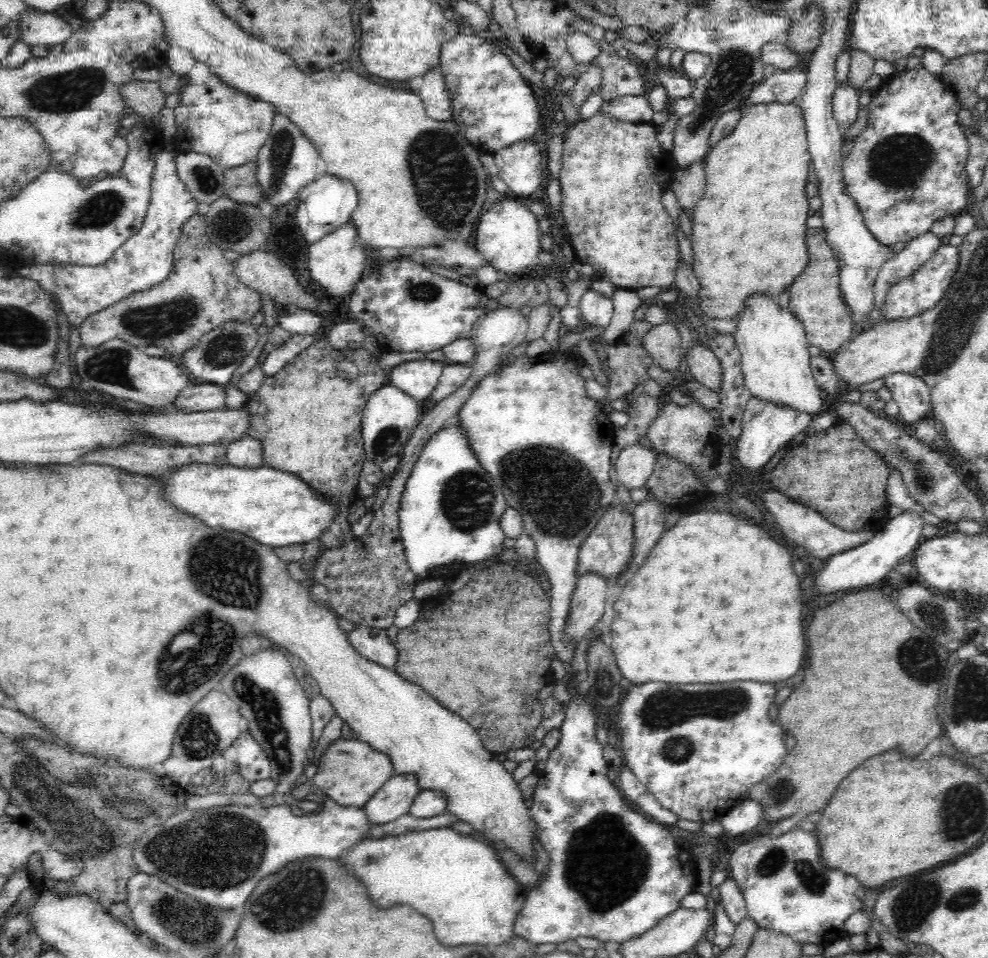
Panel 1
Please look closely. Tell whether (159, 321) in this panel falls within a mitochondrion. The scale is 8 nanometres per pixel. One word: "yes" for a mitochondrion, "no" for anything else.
yes

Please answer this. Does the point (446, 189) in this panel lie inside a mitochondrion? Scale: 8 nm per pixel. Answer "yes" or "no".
yes

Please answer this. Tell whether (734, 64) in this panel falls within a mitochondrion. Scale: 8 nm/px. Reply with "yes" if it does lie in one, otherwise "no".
yes

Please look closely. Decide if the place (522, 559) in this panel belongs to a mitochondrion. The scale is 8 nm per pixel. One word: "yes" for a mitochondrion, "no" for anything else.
no

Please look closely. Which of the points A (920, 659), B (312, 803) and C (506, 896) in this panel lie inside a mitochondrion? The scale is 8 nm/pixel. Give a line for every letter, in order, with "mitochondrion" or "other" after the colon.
A: mitochondrion
B: mitochondrion
C: other

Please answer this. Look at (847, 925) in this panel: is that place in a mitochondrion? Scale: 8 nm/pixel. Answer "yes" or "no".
no

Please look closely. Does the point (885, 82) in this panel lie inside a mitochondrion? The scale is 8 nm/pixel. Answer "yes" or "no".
no

